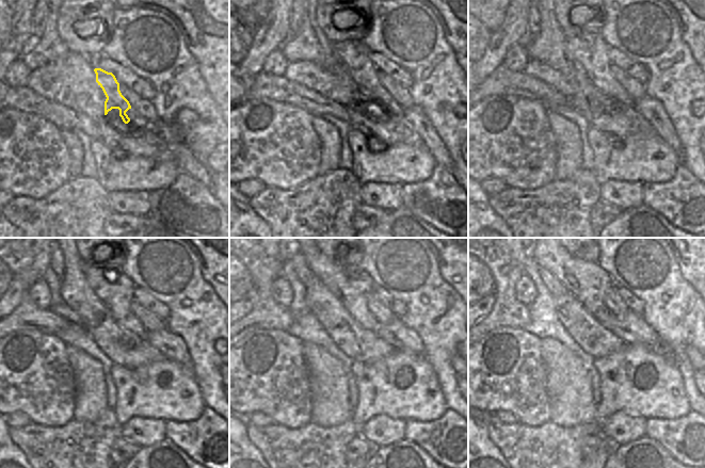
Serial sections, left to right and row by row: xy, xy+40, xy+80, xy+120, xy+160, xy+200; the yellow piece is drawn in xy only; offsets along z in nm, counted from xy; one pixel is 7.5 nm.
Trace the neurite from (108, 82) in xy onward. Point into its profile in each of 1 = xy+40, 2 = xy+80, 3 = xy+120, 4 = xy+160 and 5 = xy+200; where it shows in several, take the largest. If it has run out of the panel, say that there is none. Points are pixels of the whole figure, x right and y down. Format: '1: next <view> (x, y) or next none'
1: next xy+40 (310, 44)
2: next xy+80 (549, 46)
3: next xy+120 (75, 289)
4: next xy+160 (316, 294)
5: next xy+200 (559, 301)

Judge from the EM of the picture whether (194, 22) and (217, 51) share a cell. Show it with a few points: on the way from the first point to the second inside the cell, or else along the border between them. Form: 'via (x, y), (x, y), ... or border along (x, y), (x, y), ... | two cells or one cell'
via (202, 30), (215, 44) | one cell

